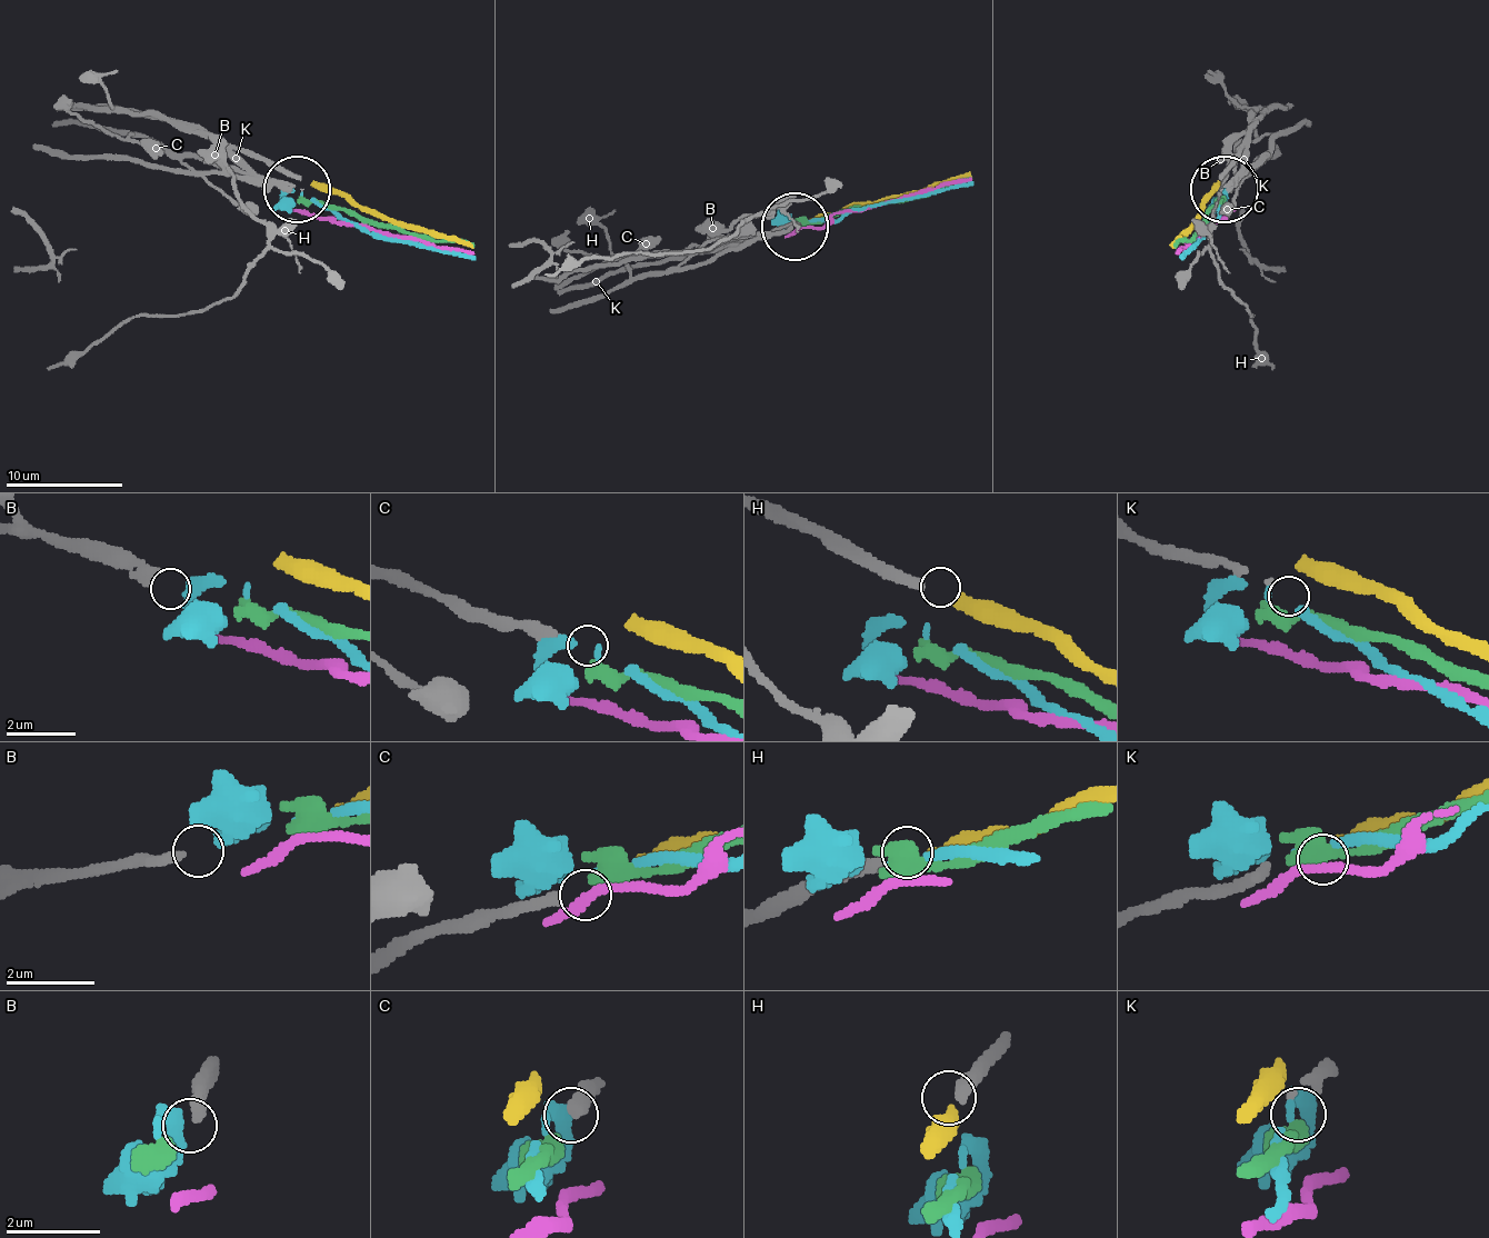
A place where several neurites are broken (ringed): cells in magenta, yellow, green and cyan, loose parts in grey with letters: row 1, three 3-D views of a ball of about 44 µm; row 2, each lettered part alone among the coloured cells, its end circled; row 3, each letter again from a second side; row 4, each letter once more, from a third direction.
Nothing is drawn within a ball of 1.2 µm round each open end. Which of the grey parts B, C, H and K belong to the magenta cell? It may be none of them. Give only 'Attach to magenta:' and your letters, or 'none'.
Attach to magenta: none

